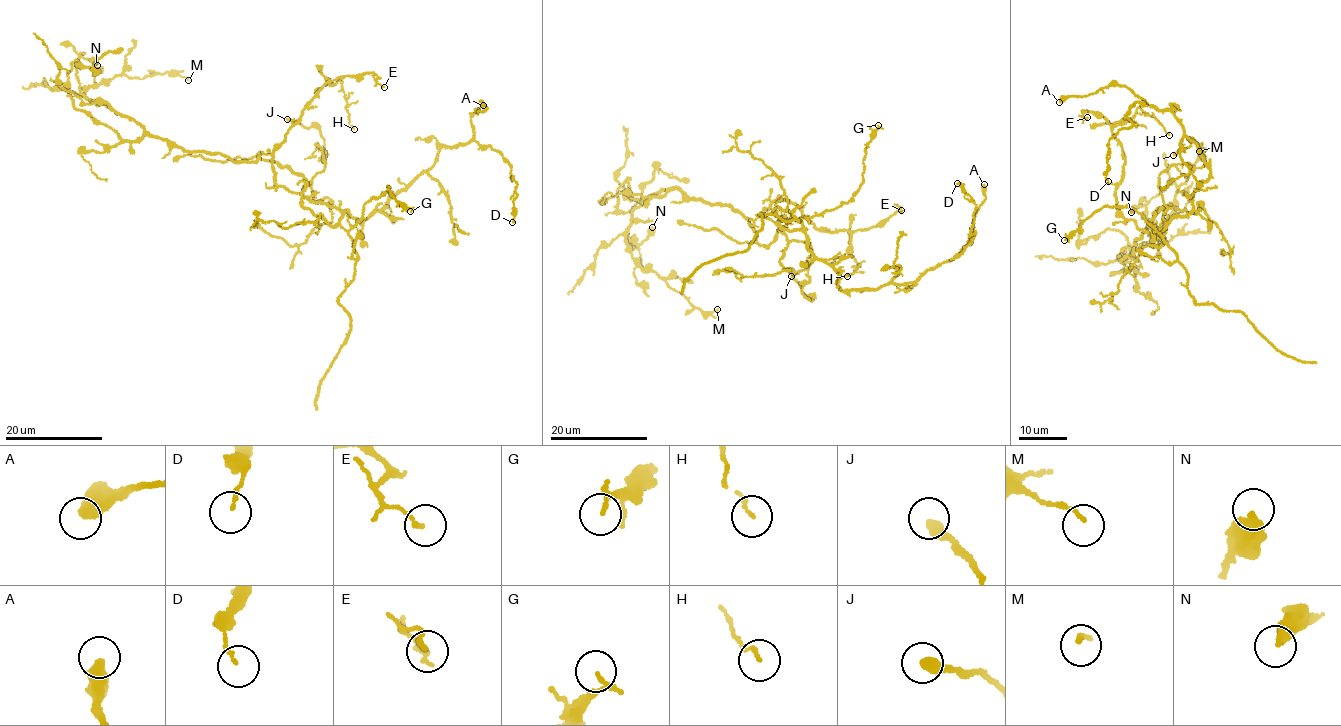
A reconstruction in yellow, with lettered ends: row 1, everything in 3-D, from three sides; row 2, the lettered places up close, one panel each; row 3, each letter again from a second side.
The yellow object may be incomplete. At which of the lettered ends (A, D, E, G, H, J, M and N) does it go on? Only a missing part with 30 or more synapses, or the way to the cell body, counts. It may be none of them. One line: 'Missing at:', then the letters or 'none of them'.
Missing at: none of them

